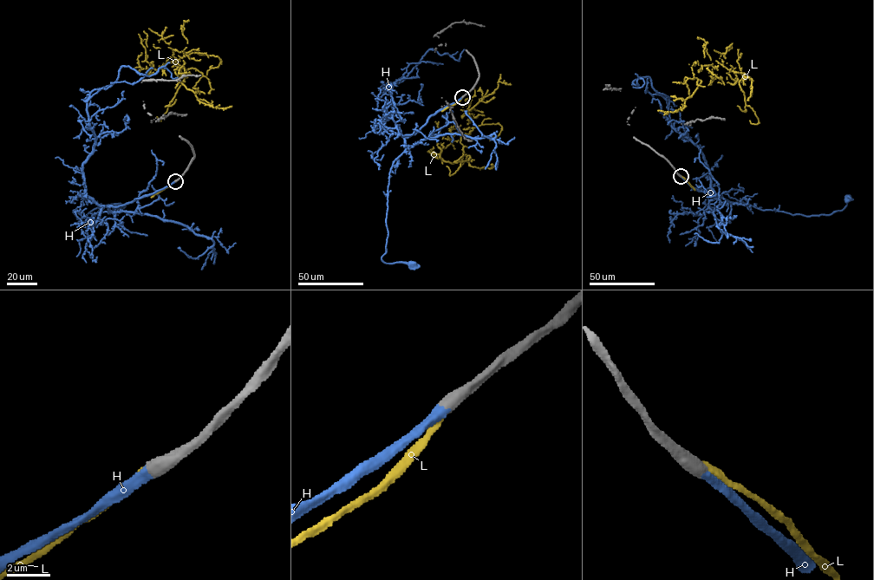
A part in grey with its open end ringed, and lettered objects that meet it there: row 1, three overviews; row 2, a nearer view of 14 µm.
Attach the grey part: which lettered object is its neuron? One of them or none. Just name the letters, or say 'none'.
H

